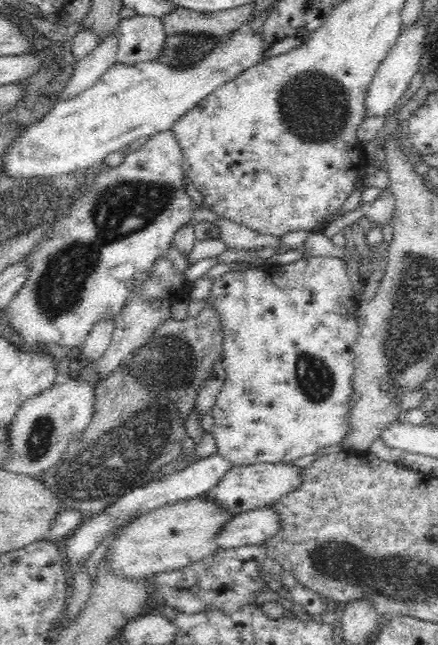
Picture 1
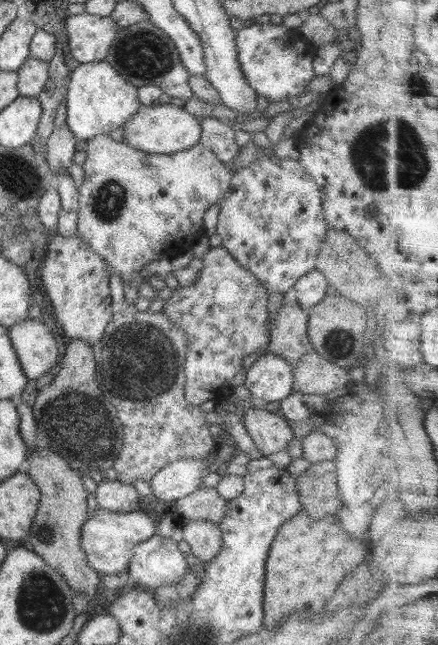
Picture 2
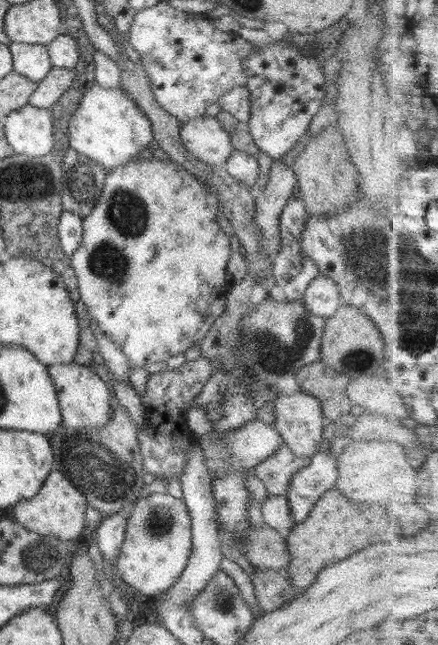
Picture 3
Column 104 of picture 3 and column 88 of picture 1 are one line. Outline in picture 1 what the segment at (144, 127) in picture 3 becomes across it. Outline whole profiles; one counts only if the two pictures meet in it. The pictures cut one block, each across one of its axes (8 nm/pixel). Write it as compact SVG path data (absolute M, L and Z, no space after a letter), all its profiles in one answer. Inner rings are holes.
M238 31L220 40L214 50L202 56L190 68L174 68L156 60L136 64L114 63L93 85L78 96L58 101L41 119L29 124L8 146L4 156L2 174L14 178L28 176L58 176L70 172L82 172L97 167L111 152L118 152L138 138L170 131L176 120L196 107L210 93L238 76L241 72L263 61L264 51L272 44L265 44L262 32L240 34Z

